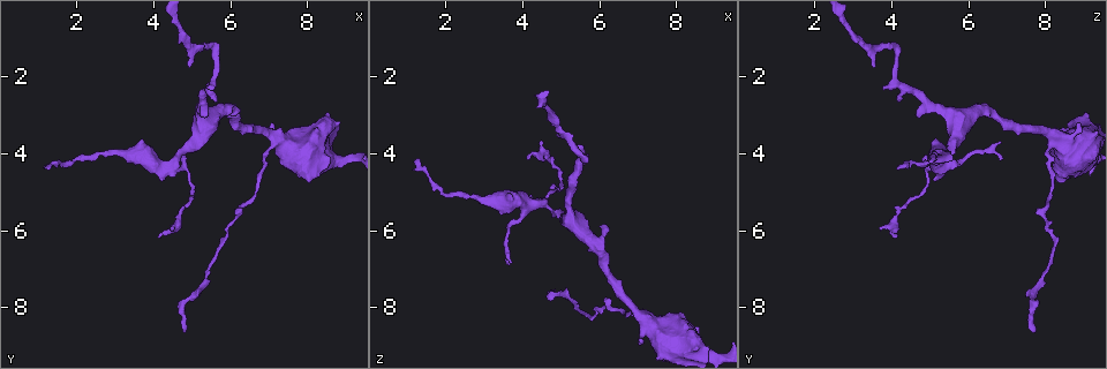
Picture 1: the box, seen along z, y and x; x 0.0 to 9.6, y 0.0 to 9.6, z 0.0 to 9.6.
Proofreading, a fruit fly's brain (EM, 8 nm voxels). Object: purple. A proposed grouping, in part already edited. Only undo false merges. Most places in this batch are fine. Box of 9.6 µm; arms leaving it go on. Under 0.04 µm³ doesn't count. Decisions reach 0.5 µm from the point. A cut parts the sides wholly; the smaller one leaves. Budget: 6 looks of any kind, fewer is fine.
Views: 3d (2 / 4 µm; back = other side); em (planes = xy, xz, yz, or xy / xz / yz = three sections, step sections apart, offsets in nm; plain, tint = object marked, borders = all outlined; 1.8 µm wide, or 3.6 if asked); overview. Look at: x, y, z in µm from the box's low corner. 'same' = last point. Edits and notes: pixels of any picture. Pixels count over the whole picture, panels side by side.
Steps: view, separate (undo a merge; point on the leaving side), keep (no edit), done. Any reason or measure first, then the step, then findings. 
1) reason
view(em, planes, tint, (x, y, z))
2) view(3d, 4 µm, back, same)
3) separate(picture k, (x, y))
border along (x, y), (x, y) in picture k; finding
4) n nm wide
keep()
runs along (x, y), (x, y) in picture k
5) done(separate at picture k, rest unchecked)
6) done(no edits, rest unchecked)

sharp bend
view(3d, 4 µm, (4.55, 4.20, 5.30))

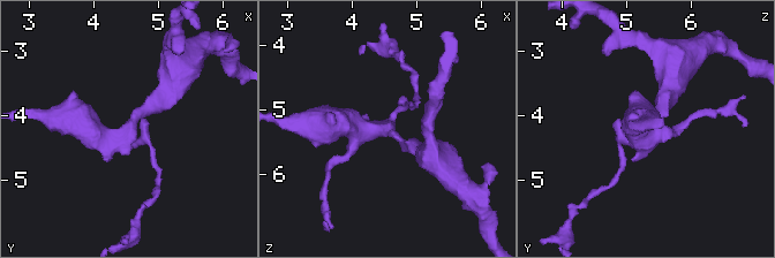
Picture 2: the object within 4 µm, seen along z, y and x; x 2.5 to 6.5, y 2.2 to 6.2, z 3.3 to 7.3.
view(em, planes, plain, (4.55, 4.15, 5.35))

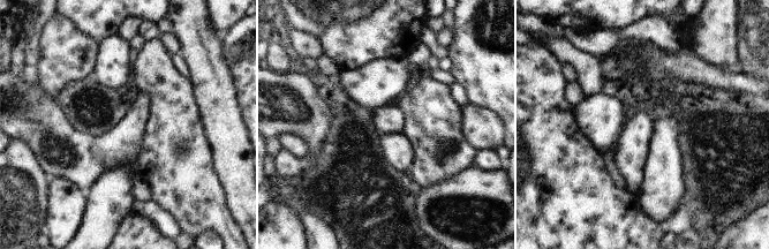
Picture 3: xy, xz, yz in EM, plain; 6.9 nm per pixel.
view(em, planes, tint, same)

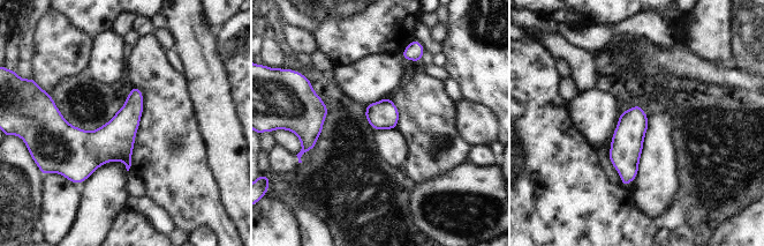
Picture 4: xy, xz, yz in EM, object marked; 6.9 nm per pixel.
keep()
all the same neuron

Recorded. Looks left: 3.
sharp bend
view(em, 3.6 µm, planes, tint, (7.10, 3.55, 8.30))

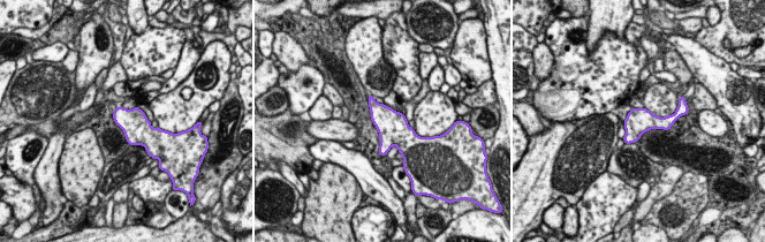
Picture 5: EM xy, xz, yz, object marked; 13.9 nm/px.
keep()
all the same neuron

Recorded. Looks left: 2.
abrupt turn
view(em, planes, plain, (5.60, 1.20, 4.05))

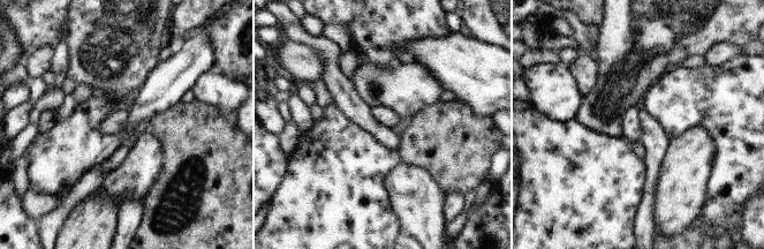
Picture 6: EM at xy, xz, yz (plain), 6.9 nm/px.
with the object marked
view(em, planes, tint, same)

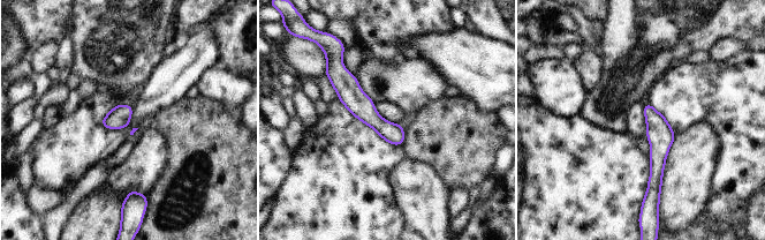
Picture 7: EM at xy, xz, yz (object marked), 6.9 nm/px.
keep()
runs along (334, 76), (385, 129), (400, 140) in picture 7; all the same neuron

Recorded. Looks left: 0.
done(no edits, rest unchecked)

